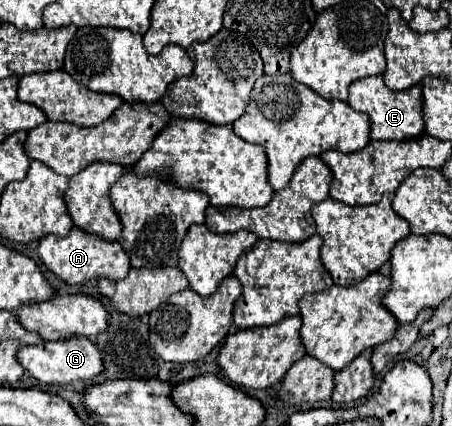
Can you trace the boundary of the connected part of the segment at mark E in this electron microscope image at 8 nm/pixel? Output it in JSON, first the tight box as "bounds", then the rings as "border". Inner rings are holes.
{"bounds":[348,77,424,141],"border":[[[366,77],[358,79],[350,85],[348,103],[356,111],[364,111],[370,115],[370,139],[372,141],[406,141],[424,133],[422,119],[422,85],[414,85],[406,91],[392,91],[386,87],[384,77]]]}

